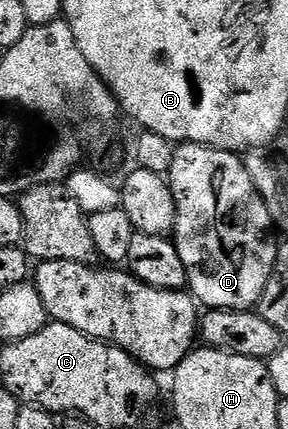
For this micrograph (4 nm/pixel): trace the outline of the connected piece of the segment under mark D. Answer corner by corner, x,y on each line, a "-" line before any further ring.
182,141
171,150
170,165
168,168
168,182
172,189
172,197
176,201
176,221
172,232
172,242
174,248
180,253
180,261
184,261
186,270
186,281
188,290
195,300
203,308
223,307
233,311
245,311
253,308
258,301
258,295
262,292
263,285
266,284
266,276
270,274
270,265
272,262
272,243
270,247
270,227
272,220
260,193
256,193
256,185
252,185
252,177
248,177
248,169
245,162
237,159
235,152
221,147
209,147
207,143
189,143

